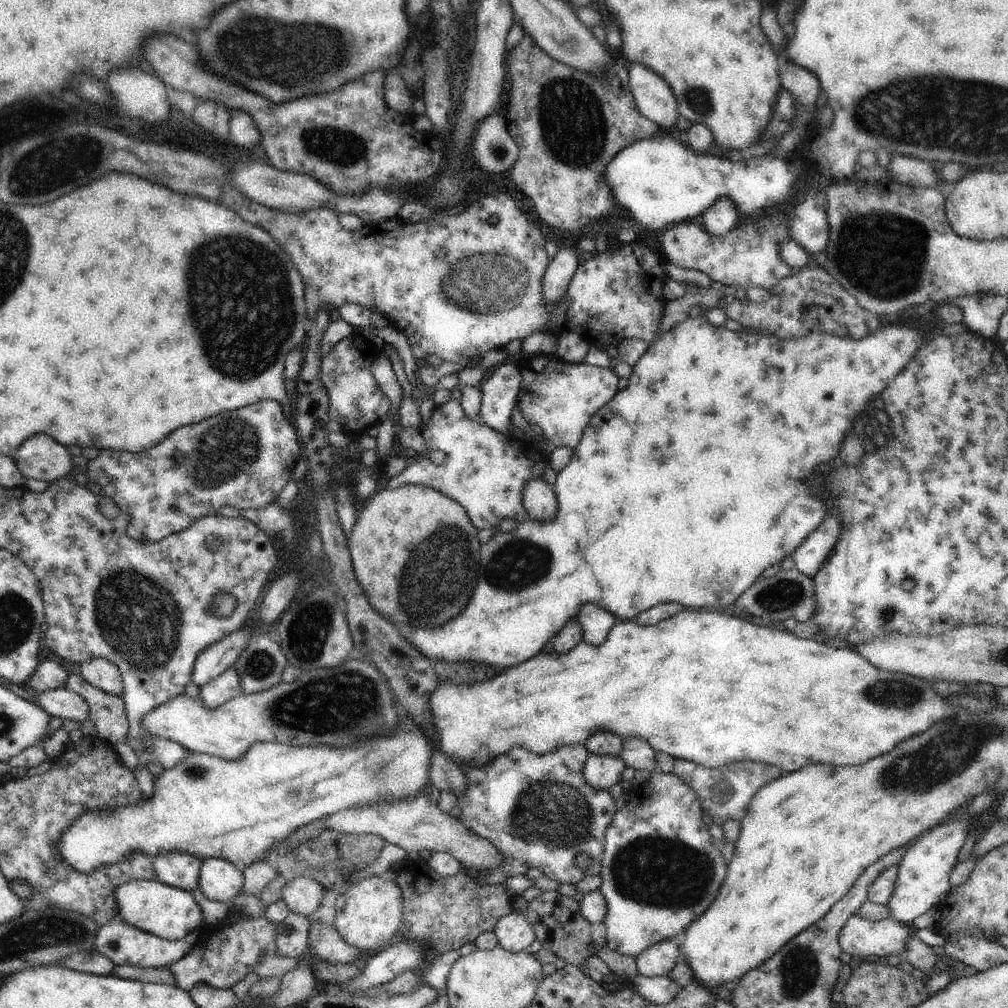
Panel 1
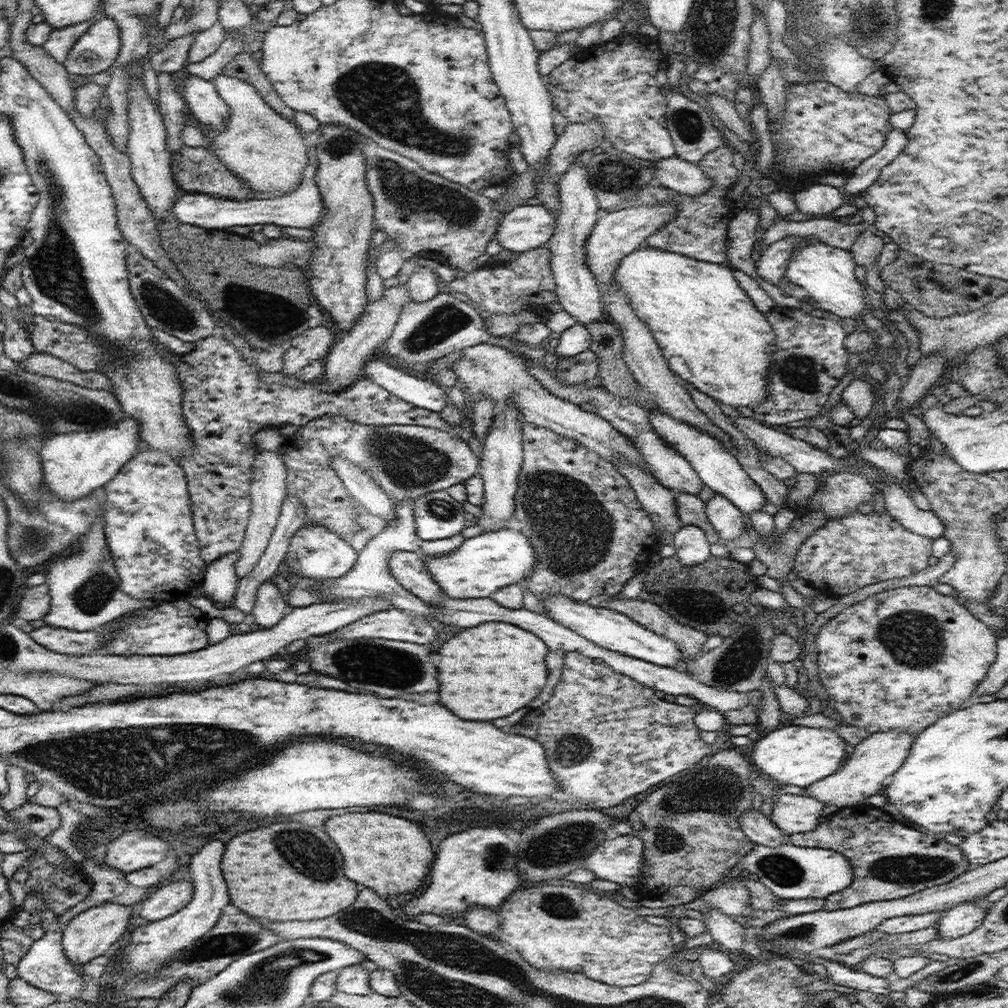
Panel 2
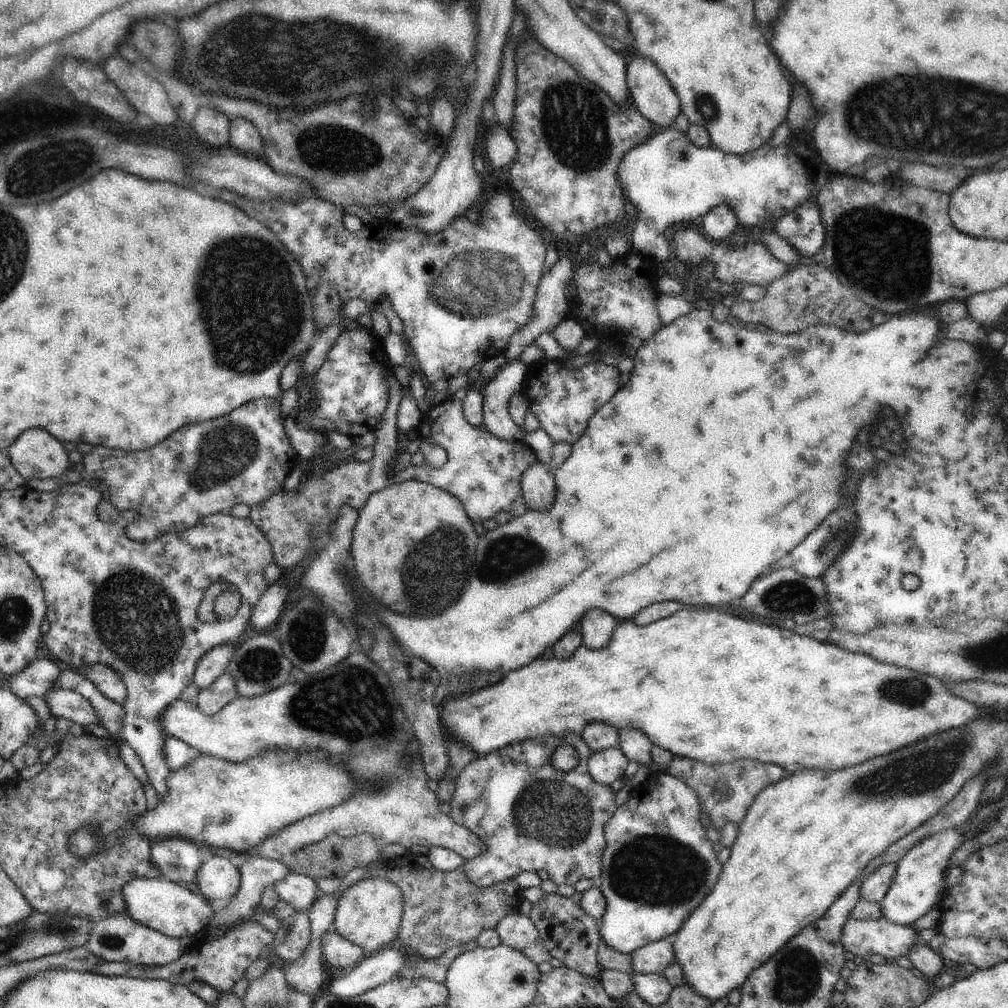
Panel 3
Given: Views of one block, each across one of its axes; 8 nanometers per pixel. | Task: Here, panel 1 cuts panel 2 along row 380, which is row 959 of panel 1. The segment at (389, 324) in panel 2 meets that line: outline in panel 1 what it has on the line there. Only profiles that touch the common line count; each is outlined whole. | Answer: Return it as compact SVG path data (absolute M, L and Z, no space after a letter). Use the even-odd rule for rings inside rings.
M320 921L311 922L308 944L316 958L334 964L354 962L362 952L359 948L348 944L334 925Z

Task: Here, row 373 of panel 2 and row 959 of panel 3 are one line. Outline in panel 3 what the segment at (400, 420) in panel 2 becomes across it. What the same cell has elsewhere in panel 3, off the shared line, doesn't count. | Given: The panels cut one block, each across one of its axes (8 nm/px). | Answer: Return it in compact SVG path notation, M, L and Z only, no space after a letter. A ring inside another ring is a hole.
M248 921L242 926L234 926L234 930L224 932L222 936L213 940L195 942L176 962L166 966L144 966L130 963L117 963L105 961L98 966L94 973L111 977L139 978L142 980L165 980L170 984L177 984L189 988L196 981L206 982L219 991L229 992L246 974L253 962L265 956L266 952L272 952L275 934L264 928L259 922Z

